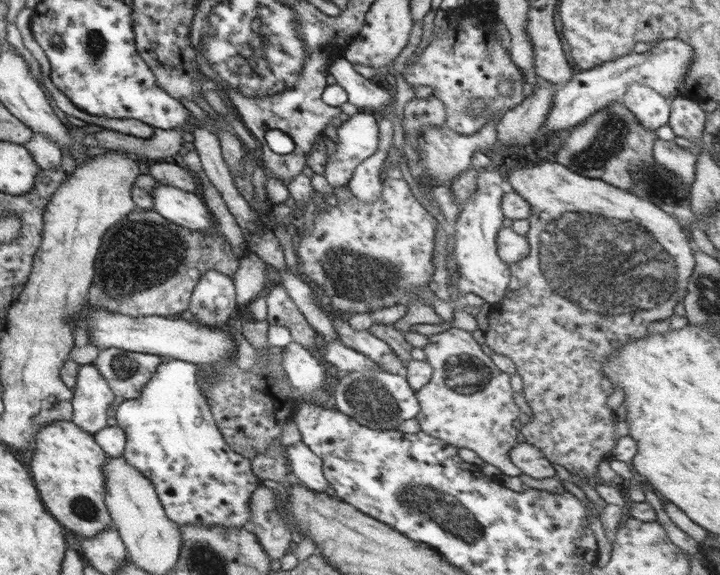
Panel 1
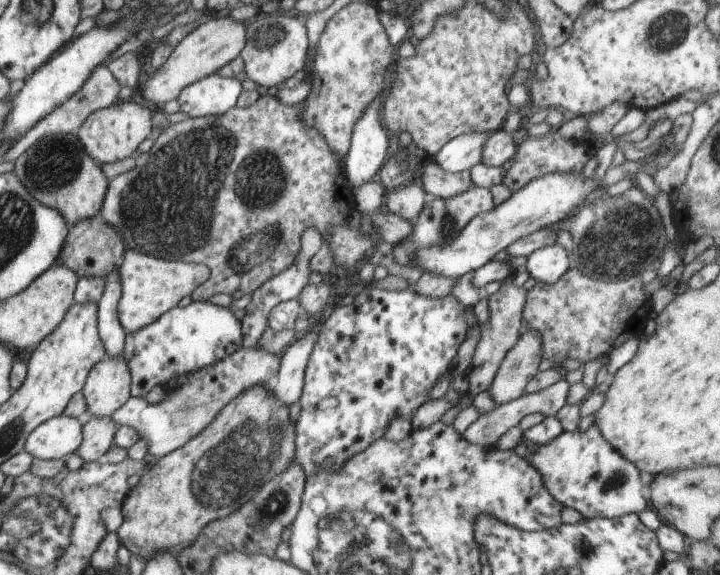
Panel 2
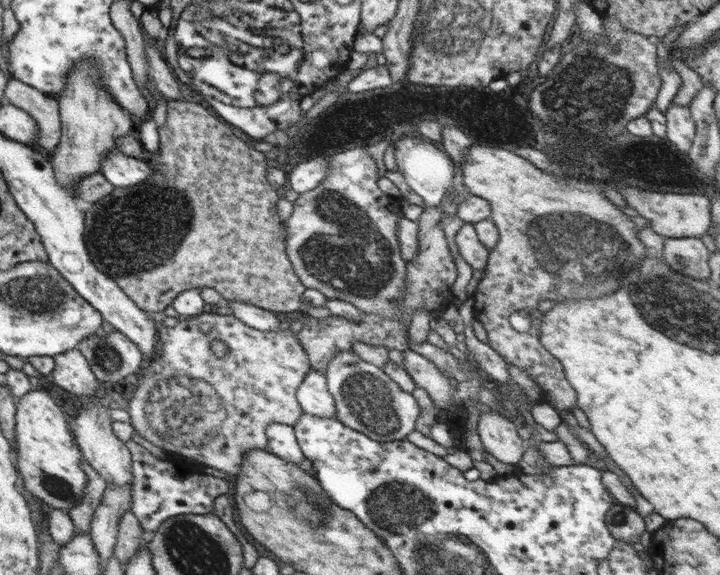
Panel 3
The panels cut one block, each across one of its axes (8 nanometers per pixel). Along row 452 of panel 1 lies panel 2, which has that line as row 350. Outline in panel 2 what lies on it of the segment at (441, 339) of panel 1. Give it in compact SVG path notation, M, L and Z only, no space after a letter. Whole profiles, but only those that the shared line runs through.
M511 278L501 282L501 287L496 293L487 296L489 300L490 319L486 324L481 324L481 339L476 347L471 368L467 370L469 380L468 394L475 397L484 392L492 384L501 362L509 350L518 342L525 329L523 312L527 299L527 291L522 287L514 286Z

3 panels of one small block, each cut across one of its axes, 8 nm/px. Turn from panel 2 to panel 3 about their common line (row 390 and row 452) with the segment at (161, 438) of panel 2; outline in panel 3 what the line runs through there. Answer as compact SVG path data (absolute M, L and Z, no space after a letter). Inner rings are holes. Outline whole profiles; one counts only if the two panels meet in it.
M213 312L180 319L174 327L161 324L157 333L155 359L142 367L146 376L139 378L128 412L135 431L148 442L164 448L172 457L193 458L210 468L236 474L246 451L267 450L265 430L271 422L294 426L303 415L296 398L297 389L311 368L305 350L290 329L258 330L231 315L219 316ZM215 340L228 345L225 357L217 357L212 350Z

